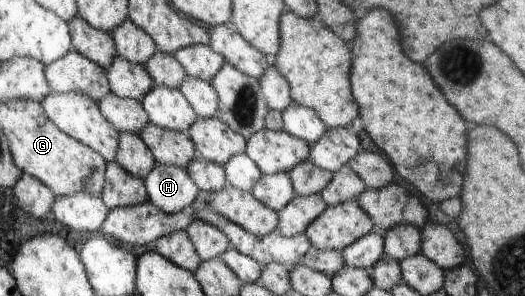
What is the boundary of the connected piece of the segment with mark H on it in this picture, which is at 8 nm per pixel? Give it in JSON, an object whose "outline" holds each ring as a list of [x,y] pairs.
{"outline":[[[156,163],[144,180],[149,201],[167,214],[192,205],[200,191],[187,170],[171,165]]]}

